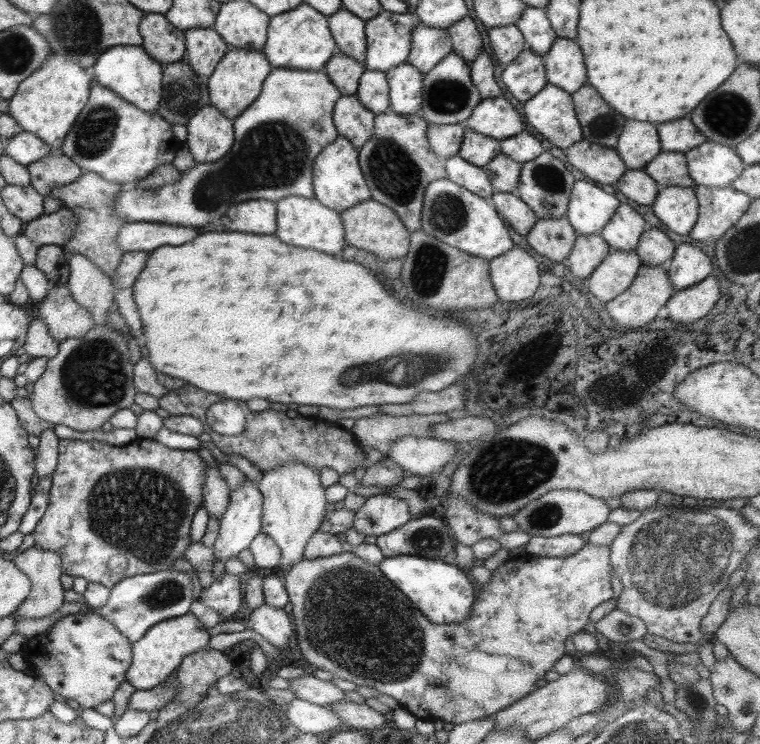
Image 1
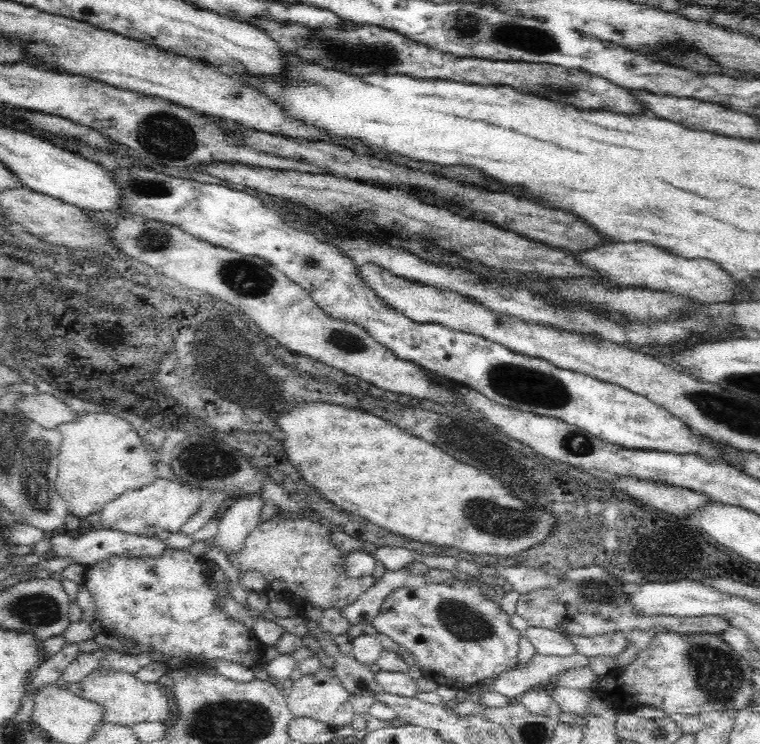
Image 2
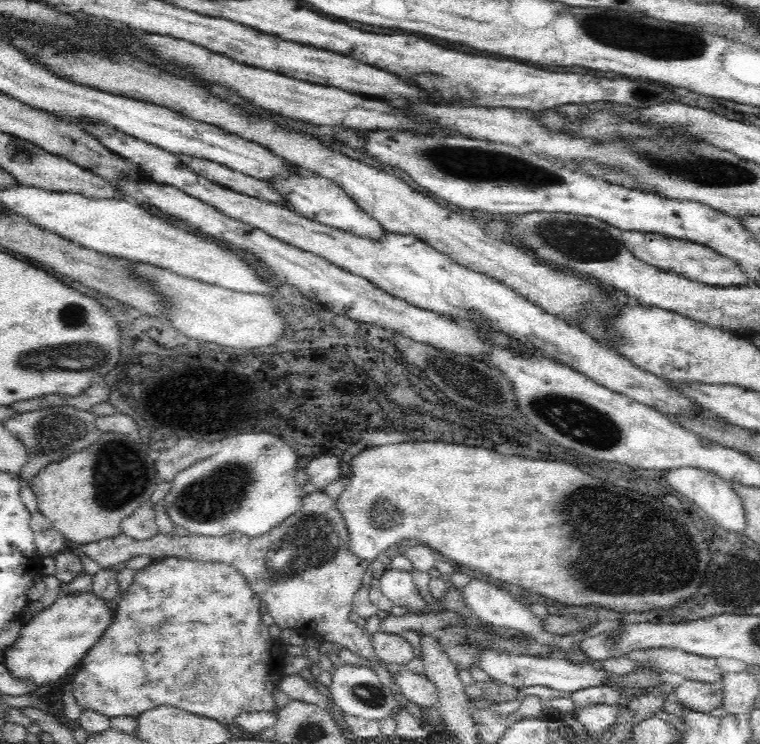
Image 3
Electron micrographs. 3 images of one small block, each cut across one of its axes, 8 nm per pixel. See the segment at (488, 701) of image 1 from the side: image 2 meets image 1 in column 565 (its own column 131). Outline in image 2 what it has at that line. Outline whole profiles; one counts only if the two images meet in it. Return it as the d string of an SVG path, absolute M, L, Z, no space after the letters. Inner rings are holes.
M168 548L162 558L136 558L126 555L109 554L109 557L98 559L91 565L84 566L84 582L95 600L95 619L100 620L104 630L118 638L122 634L136 640L141 649L130 654L164 650L171 658L181 658L183 662L172 661L170 667L186 665L192 658L223 658L228 662L244 664L249 668L260 663L264 646L254 633L250 633L241 620L228 619L223 612L223 599L214 590L208 588L208 579L212 576L207 570L207 560L196 559L184 549ZM221 600L219 609L212 607L212 601Z

